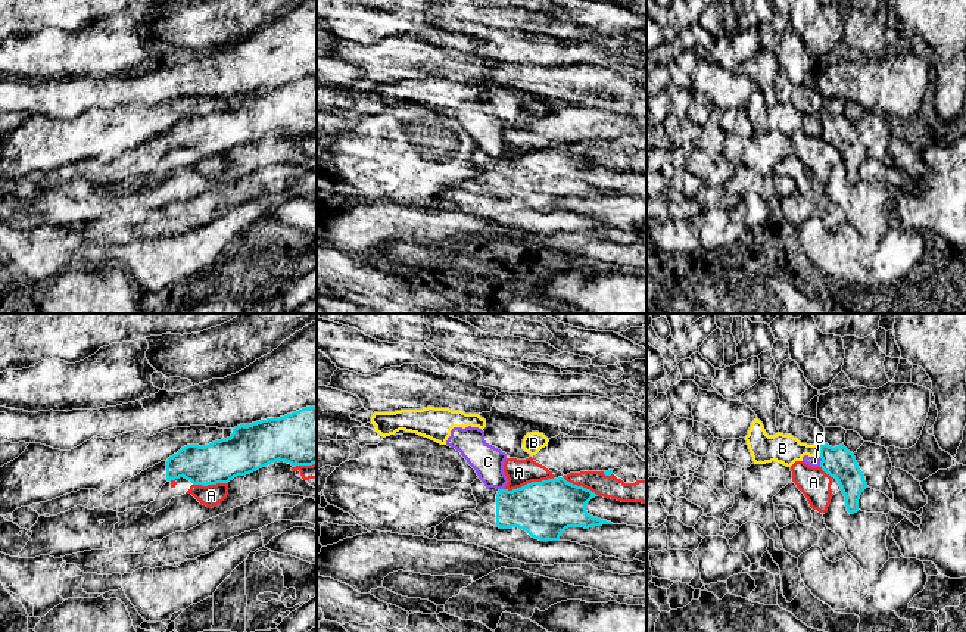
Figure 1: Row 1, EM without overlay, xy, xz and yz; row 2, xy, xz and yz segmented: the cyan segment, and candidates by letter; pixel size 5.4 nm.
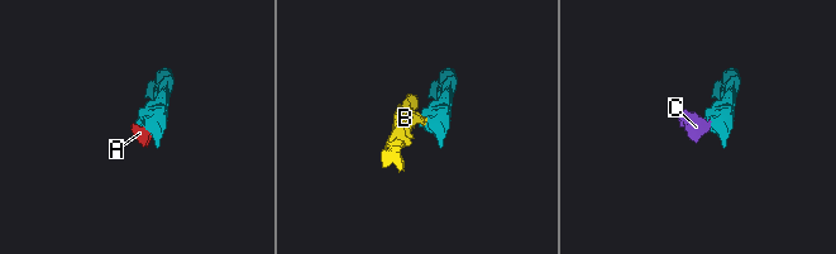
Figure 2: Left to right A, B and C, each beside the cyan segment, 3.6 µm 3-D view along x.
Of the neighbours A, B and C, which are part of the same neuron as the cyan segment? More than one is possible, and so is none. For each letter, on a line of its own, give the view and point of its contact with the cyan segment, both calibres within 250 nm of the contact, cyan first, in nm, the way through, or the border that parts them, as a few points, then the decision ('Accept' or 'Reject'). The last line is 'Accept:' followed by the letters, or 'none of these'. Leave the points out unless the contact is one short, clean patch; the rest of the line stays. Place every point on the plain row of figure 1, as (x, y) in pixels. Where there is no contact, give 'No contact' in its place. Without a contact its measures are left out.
A: Touches cyan at xz (527, 153). Thickness 300 nm (cyan) against 140 nm. Reject
B: Touches cyan at yz (820, 121). Thickness 170 nm (cyan) against 160 nm. Reject
C: Touches cyan at yz (820, 131). Thickness 170 nm (cyan) against 60 nm. Reject
Accept: none of these

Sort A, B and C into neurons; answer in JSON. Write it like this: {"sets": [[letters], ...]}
{"sets": [["A"], ["B", "C"]]}

